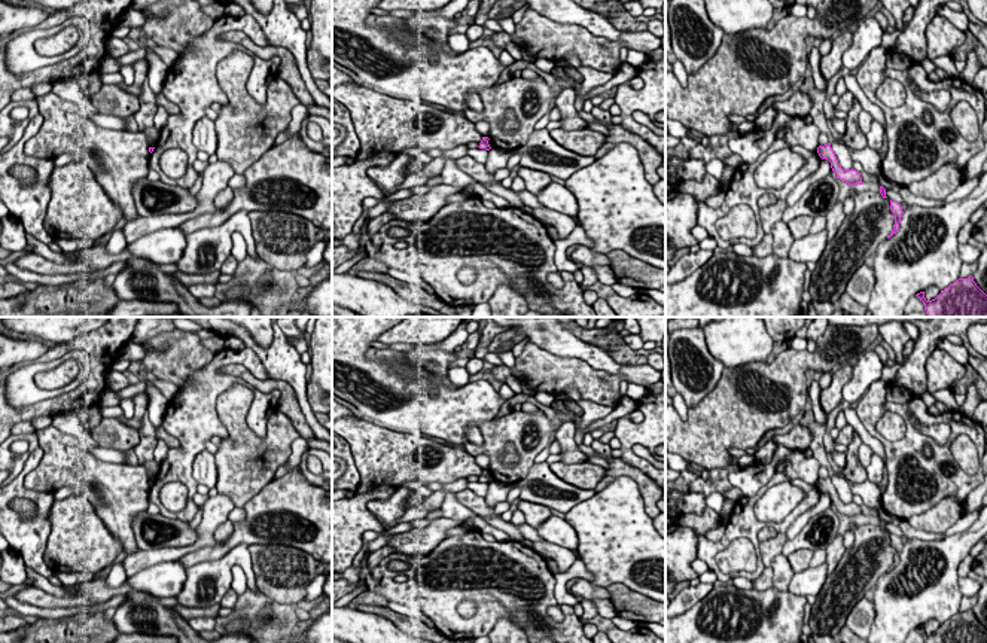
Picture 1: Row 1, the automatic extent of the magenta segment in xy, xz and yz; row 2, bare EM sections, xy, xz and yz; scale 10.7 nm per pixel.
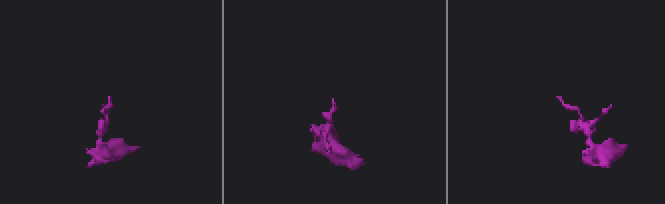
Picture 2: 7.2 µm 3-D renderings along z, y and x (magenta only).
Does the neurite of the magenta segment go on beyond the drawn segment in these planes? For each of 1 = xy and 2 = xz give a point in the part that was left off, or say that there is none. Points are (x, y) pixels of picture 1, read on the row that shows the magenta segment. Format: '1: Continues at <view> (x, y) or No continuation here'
1: No continuation here
2: No continuation here

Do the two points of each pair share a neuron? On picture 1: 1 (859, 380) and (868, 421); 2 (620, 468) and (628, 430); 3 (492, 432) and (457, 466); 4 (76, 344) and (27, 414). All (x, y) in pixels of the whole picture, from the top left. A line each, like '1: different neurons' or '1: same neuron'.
1: different neurons
2: different neurons
3: different neurons
4: same neuron

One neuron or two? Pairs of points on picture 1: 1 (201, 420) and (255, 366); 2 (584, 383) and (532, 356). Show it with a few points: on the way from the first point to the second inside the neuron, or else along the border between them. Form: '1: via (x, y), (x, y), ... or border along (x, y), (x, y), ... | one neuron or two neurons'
1: via (201, 396), (210, 386), (210, 371), (231, 357) | one neuron
2: via (570, 372), (548, 372), (545, 369) | one neuron

